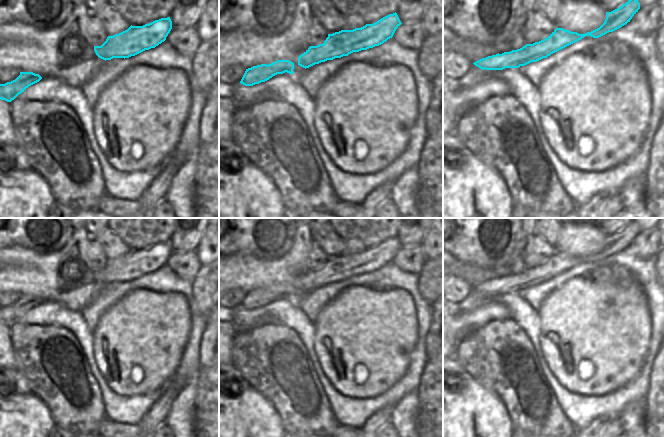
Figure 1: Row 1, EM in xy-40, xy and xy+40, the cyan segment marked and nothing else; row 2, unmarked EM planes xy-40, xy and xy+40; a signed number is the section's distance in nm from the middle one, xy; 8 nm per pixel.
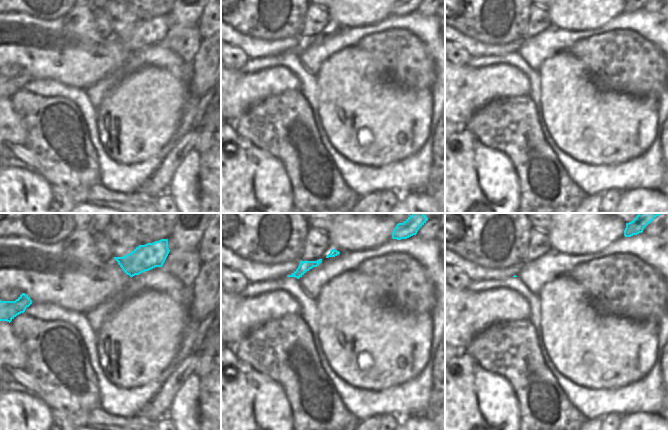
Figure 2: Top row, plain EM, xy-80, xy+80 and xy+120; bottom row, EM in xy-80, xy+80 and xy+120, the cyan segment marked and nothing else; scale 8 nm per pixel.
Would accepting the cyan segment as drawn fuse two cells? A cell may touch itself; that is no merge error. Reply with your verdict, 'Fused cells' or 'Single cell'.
Single cell.

